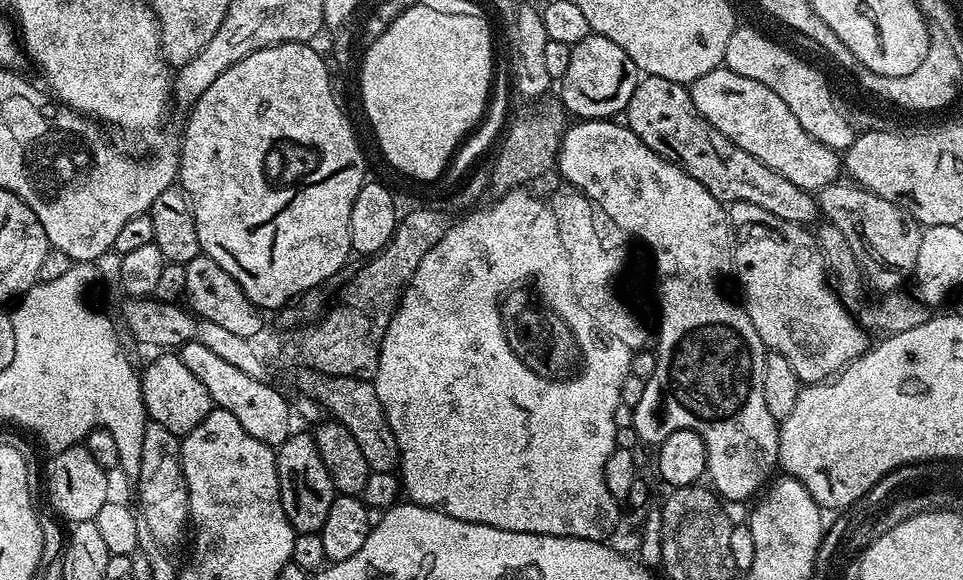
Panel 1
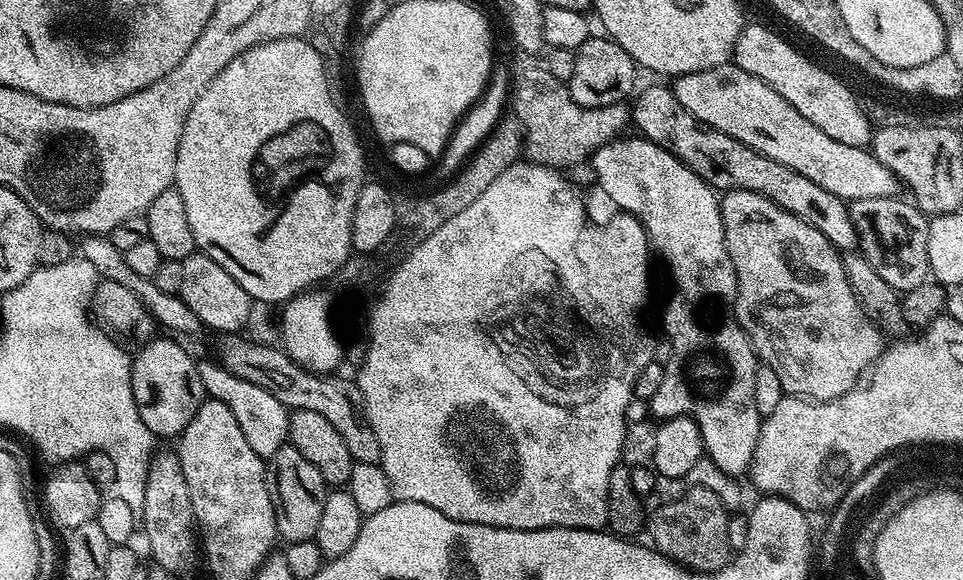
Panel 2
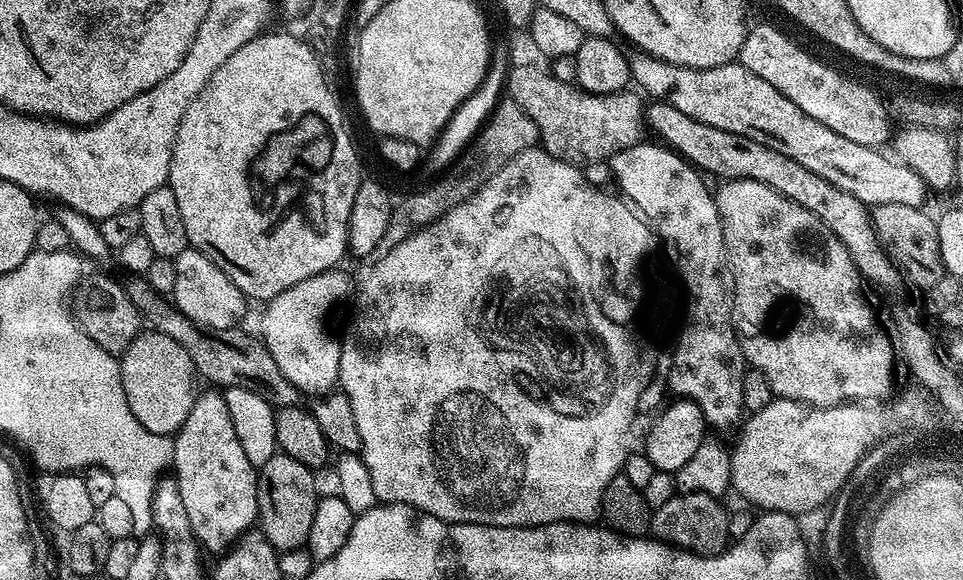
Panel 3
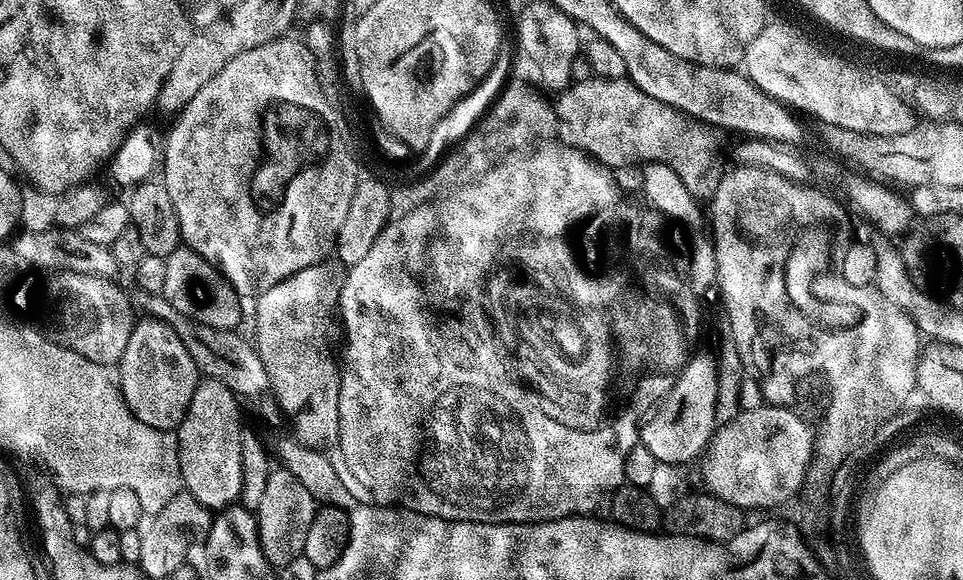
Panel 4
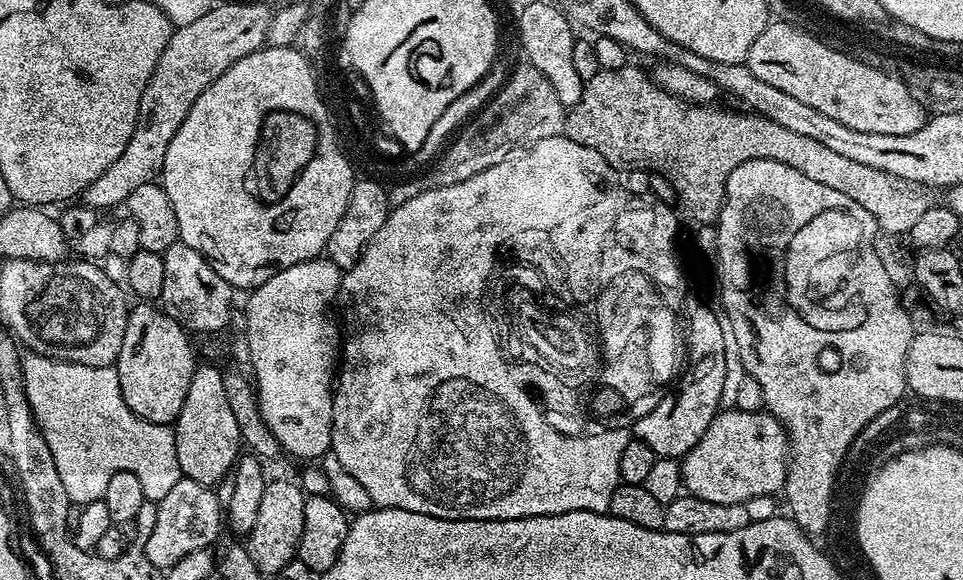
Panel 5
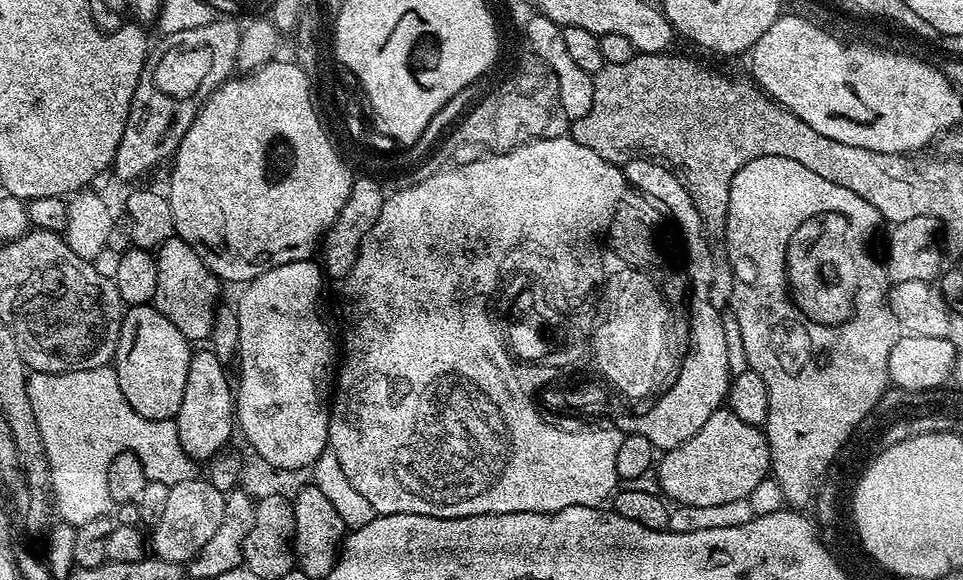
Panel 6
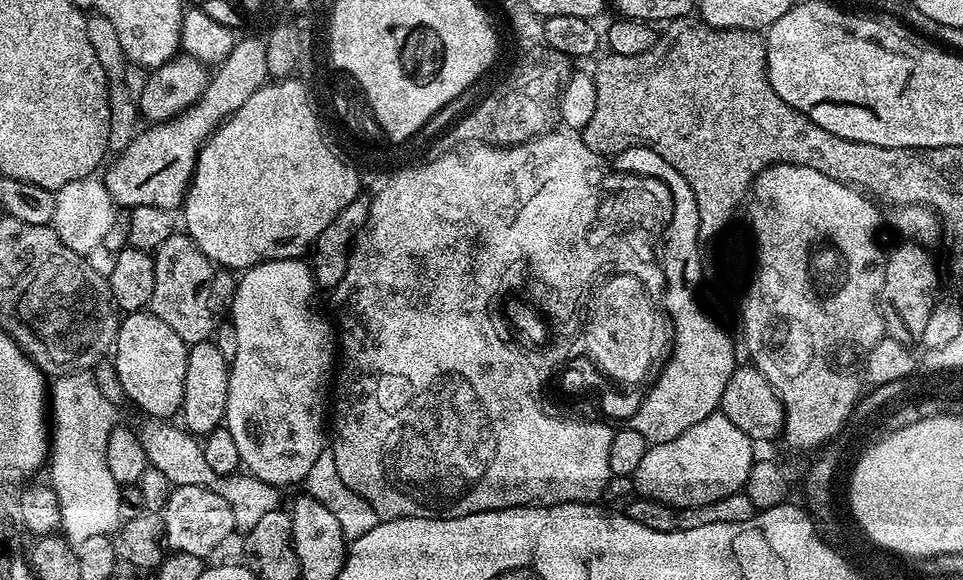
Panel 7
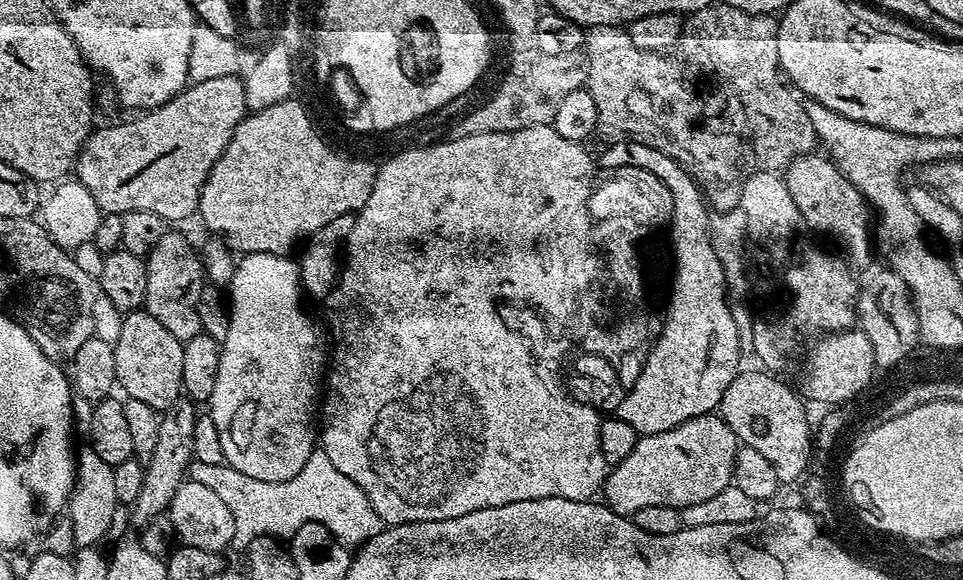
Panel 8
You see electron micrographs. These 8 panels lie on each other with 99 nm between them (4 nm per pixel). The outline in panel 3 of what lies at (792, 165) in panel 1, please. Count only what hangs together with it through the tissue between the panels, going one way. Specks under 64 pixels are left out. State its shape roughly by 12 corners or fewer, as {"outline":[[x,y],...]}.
{"outline":[[631,53],[653,101],[794,158],[867,206],[925,207],[928,183],[798,110],[733,62]]}

